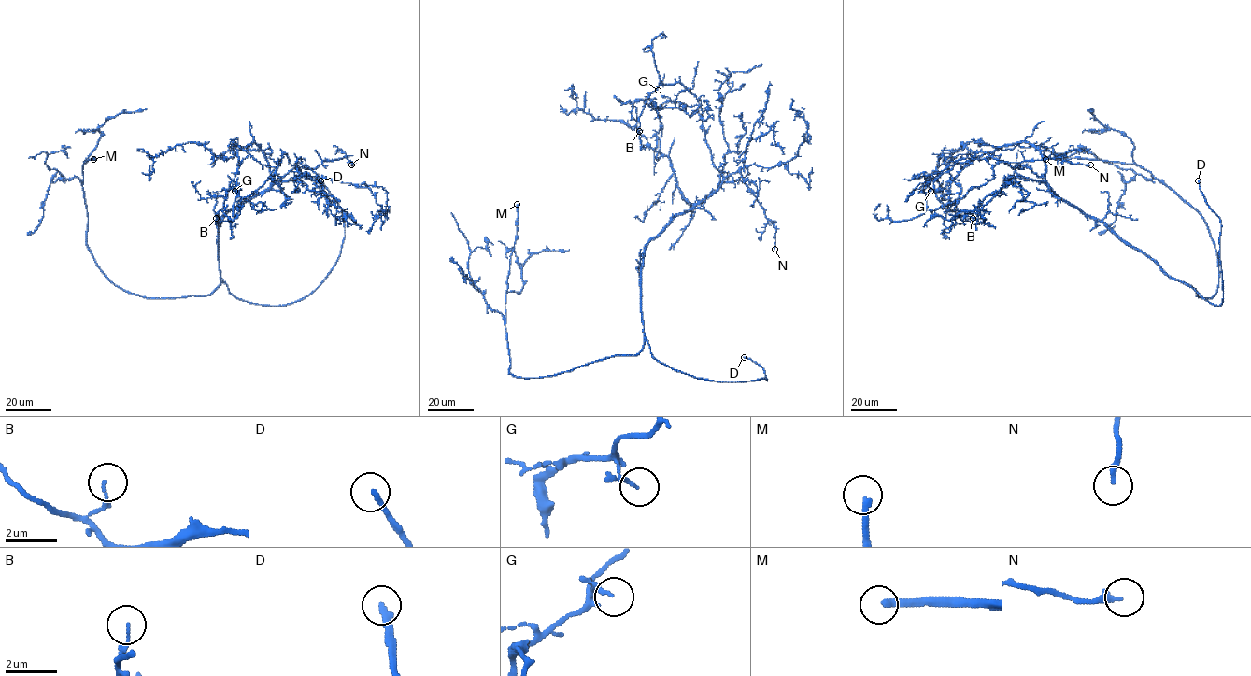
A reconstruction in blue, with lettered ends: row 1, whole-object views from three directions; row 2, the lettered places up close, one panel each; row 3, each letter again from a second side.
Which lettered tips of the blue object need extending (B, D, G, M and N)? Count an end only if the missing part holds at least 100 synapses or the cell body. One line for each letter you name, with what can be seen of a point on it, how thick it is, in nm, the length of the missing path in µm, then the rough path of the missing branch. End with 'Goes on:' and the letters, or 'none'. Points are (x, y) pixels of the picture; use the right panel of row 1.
D: (1198, 180) | 200 nm | 35 µm | (1198, 180), (1188, 165), (1192, 151), (1189, 135)
M: (1045, 159) | 260 nm | 90 µm | (1045, 159), (1009, 160), (989, 155), (985, 151), (978, 151), (973, 145), (980, 135), (975, 139), (956, 139)
Goes on: D, M

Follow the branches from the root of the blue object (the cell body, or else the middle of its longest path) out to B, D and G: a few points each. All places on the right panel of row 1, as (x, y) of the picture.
B: (1159, 266), (1060, 199), (1048, 187), (1040, 151), (1027, 142), (977, 156), (936, 192), (944, 208), (973, 218)
D: (1159, 266), (1172, 277), (1191, 286), (1212, 304), (1222, 303), (1221, 222), (1206, 202), (1198, 180)
G: (1159, 266), (1104, 223), (1060, 199), (1048, 187), (1040, 151), (1027, 142), (977, 156), (945, 187), (931, 191)

